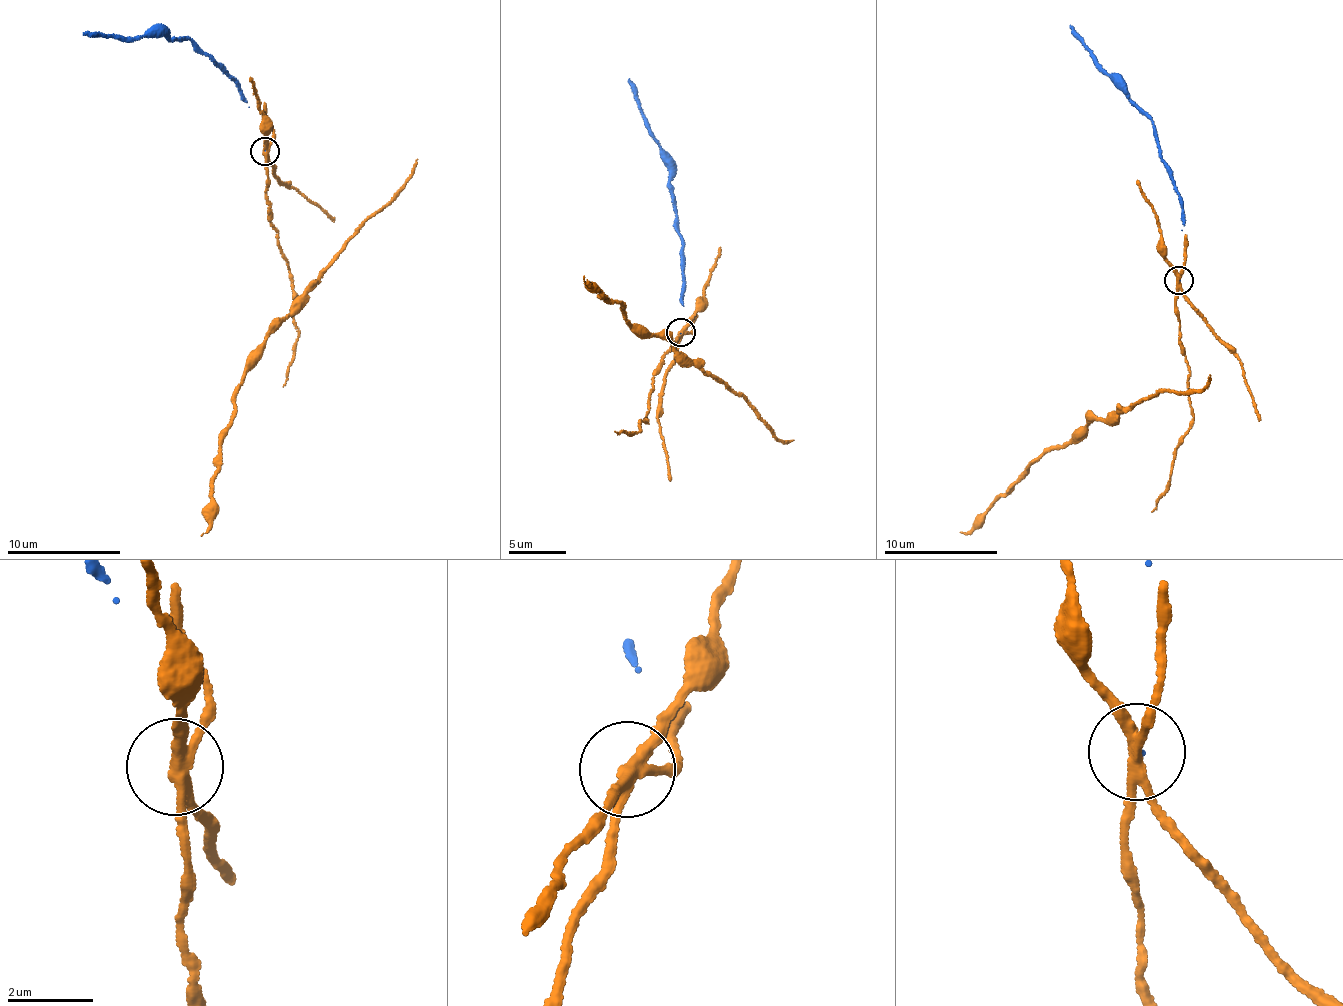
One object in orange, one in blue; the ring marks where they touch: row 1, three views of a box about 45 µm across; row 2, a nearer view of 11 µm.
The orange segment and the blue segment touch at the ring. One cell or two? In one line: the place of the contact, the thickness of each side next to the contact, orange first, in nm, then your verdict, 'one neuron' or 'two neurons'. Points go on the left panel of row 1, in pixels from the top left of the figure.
at (264, 151); 260 nm thick on the orange side, 20 nm on the other; two neurons

